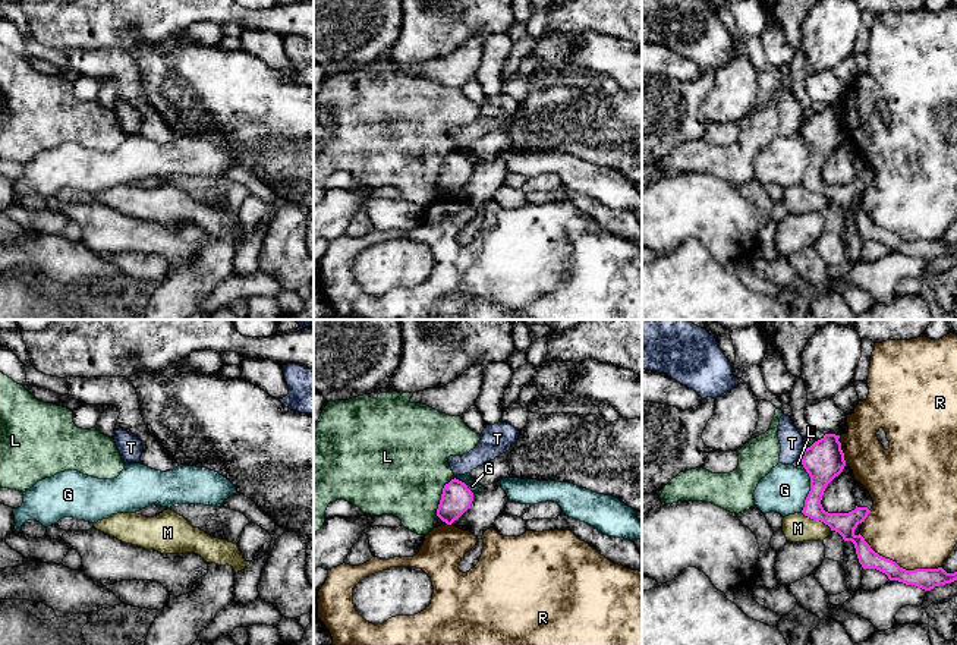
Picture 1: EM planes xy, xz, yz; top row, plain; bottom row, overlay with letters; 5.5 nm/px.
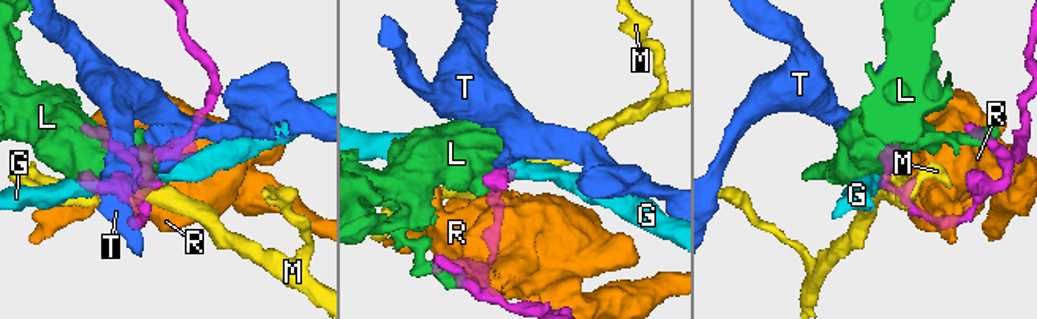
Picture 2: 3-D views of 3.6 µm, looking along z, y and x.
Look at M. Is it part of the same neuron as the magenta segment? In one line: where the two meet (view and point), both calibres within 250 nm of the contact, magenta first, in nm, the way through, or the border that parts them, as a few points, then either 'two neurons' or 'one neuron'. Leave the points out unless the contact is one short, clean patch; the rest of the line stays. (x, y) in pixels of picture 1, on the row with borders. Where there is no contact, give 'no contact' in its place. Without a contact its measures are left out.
yz (817, 519) | 130/160 nm | along yz (802, 512), (822, 521), (831, 529) | two neurons

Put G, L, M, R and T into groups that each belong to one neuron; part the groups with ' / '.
G / L / M / R / T

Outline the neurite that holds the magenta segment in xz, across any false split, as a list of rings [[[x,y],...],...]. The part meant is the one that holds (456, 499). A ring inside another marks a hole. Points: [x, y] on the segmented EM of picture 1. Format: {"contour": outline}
{"contour": [[[454,478],[443,488],[437,516],[447,525],[451,525],[470,507],[472,501],[473,493],[465,482]]]}

